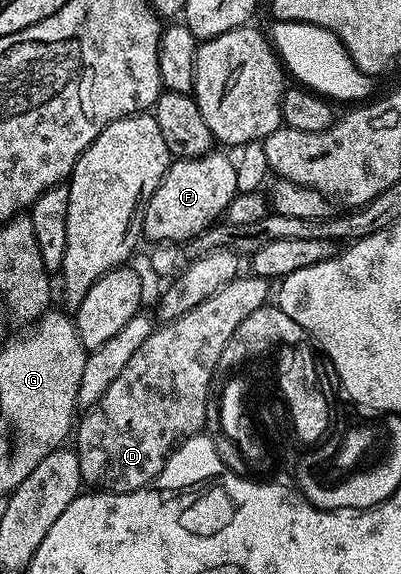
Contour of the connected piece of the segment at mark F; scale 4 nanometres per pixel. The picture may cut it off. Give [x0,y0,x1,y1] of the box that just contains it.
[143,151,238,243]

